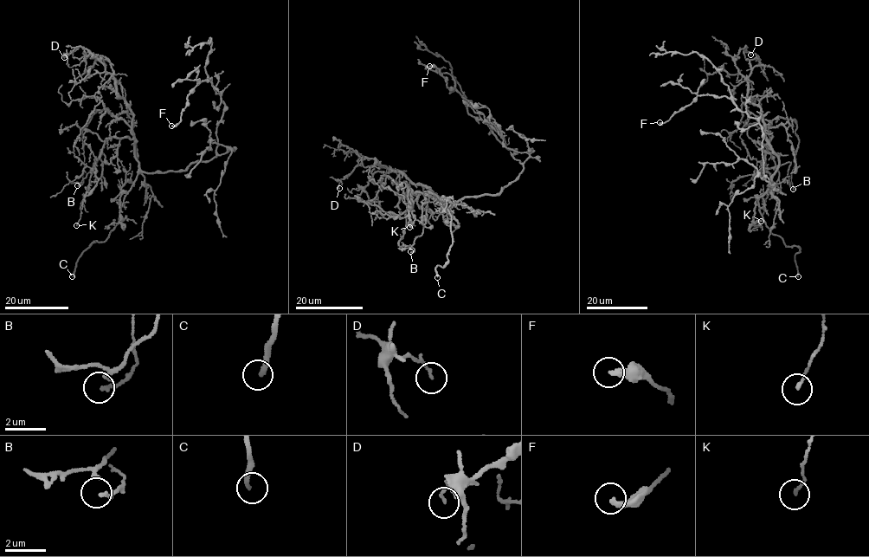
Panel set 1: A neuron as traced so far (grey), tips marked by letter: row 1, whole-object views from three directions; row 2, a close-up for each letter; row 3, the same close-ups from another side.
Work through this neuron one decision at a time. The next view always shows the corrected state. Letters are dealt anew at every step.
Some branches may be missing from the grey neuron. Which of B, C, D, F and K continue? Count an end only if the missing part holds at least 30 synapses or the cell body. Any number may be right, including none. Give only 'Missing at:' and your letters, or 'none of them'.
Missing at: C

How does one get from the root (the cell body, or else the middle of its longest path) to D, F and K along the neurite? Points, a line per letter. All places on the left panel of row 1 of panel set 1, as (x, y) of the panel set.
D: (193, 163), (144, 172), (131, 109), (115, 79), (86, 49), (64, 57)
F: (193, 163), (207, 162), (216, 154), (216, 126), (225, 103), (211, 78), (189, 92), (179, 123), (171, 126)
K: (193, 163), (183, 171), (144, 172), (136, 159), (134, 140), (110, 137), (91, 174), (76, 225)

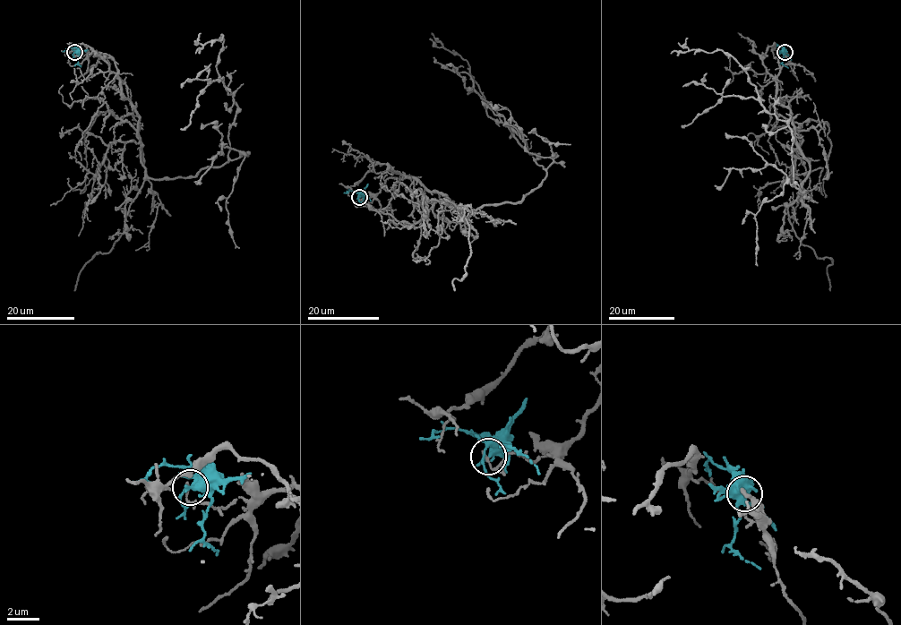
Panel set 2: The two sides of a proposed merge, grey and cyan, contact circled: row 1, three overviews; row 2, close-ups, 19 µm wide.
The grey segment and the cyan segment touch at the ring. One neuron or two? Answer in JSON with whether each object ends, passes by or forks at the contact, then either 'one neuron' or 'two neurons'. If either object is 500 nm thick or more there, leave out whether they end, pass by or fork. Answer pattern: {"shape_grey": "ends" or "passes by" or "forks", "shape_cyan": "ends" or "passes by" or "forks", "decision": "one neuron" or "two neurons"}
{"shape_grey": "ends", "shape_cyan": "forks", "decision": "two neurons"}

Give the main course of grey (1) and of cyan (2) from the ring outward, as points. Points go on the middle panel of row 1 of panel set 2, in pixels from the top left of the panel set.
1: (359, 197), (390, 178), (416, 178), (467, 218), (520, 201), (546, 175), (487, 115), (466, 60), (432, 33)
2: (359, 197), (364, 194), (371, 201)

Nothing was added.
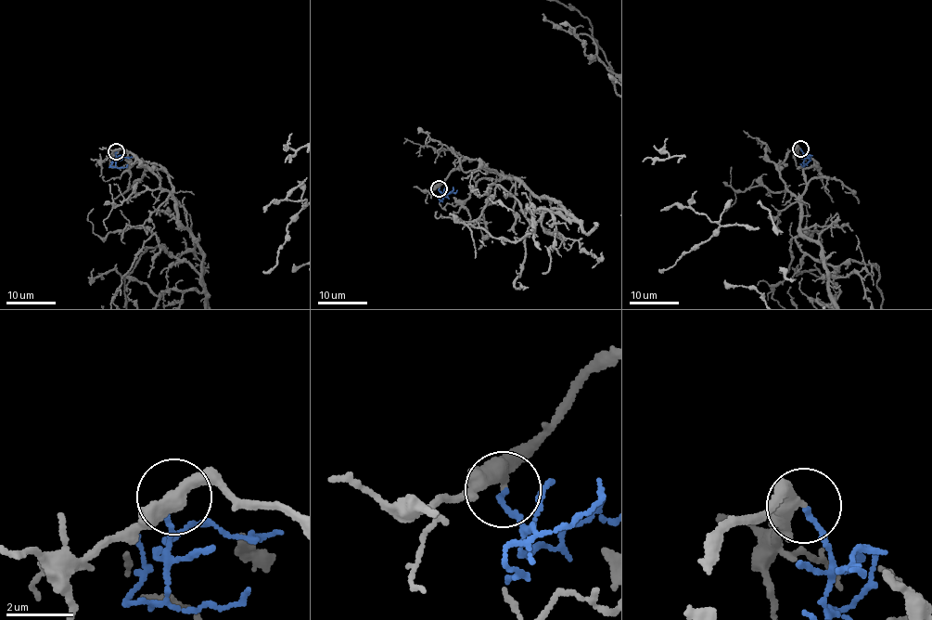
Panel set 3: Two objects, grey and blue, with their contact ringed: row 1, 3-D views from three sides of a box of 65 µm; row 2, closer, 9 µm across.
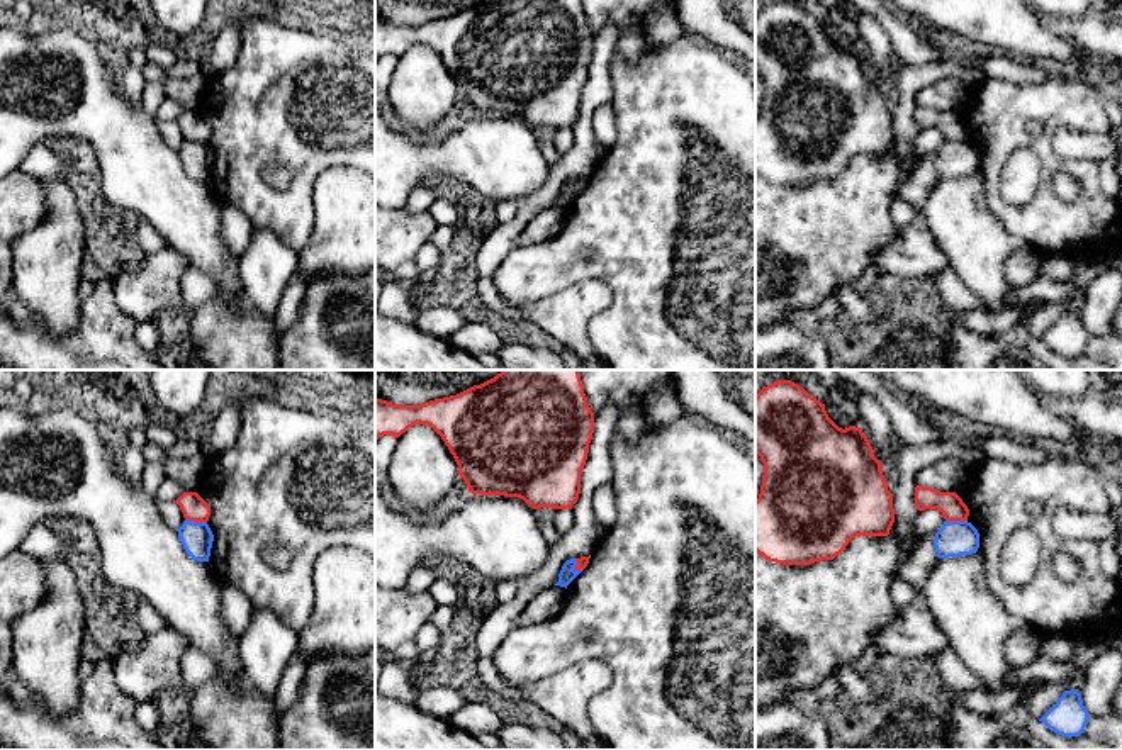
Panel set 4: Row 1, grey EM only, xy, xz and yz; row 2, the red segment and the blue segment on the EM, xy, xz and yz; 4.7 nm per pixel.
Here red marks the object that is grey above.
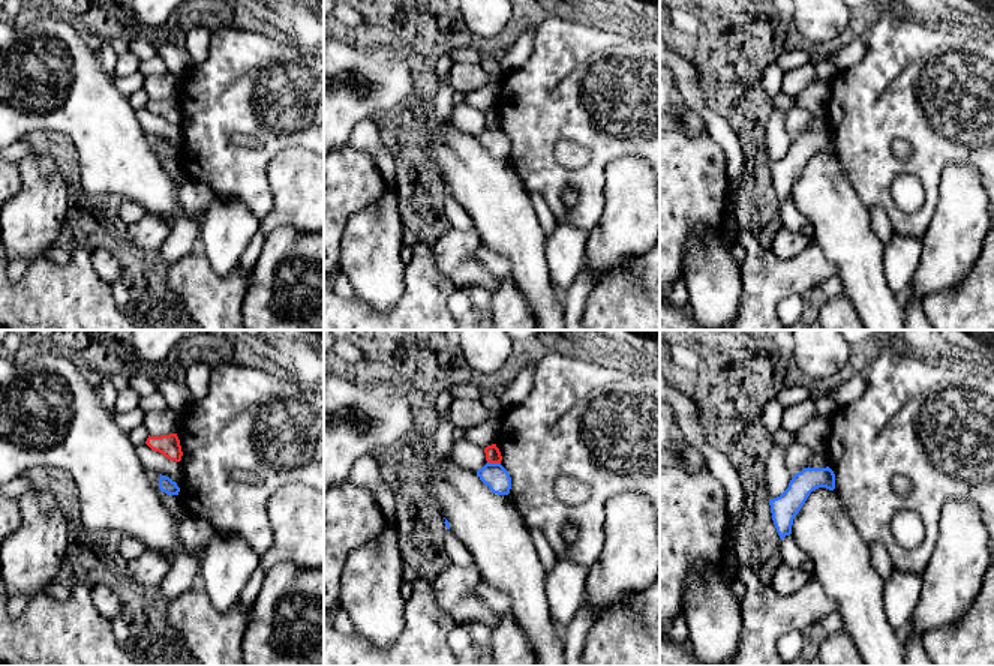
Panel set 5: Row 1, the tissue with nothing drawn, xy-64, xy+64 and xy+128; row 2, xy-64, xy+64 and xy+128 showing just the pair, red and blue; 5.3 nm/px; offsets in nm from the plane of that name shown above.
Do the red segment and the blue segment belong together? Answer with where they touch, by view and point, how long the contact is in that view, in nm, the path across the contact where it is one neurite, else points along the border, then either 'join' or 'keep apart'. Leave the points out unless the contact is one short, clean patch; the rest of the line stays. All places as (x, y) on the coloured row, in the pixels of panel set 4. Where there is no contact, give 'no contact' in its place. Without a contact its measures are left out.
meets red in xy at (196, 520); contact 110 nm long; keep apart

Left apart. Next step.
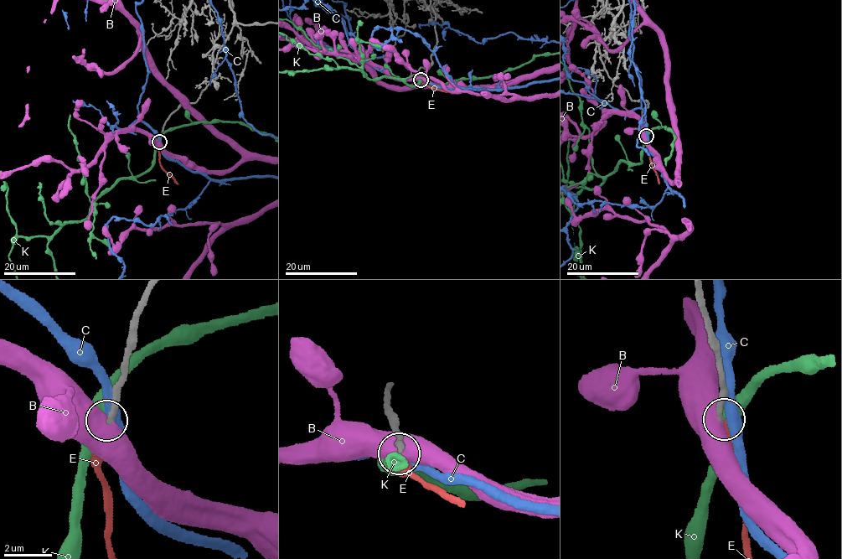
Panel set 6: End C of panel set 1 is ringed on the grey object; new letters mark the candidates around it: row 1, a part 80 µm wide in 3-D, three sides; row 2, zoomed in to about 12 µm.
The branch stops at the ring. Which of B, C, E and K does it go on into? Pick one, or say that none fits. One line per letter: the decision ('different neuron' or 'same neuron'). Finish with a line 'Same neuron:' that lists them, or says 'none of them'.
B: different neuron
C: different neuron
E: same neuron
K: different neuron
Same neuron: E

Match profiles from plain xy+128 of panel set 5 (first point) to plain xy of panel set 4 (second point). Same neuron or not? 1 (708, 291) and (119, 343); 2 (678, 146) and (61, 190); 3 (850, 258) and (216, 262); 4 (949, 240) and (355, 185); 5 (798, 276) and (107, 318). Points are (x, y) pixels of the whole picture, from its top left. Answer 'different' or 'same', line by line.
1: different
2: different
3: same
4: same
5: same

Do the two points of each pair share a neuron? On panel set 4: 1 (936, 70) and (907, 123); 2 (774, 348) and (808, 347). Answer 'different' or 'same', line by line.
1: same
2: same

